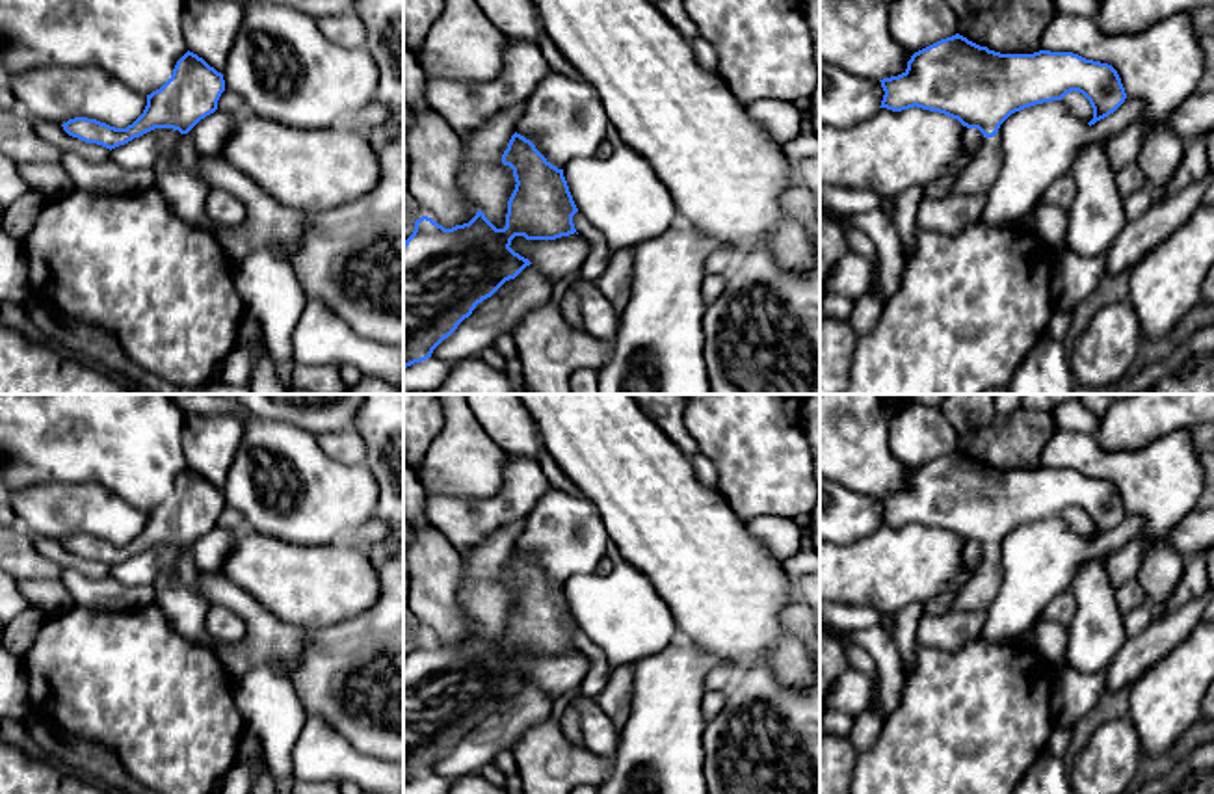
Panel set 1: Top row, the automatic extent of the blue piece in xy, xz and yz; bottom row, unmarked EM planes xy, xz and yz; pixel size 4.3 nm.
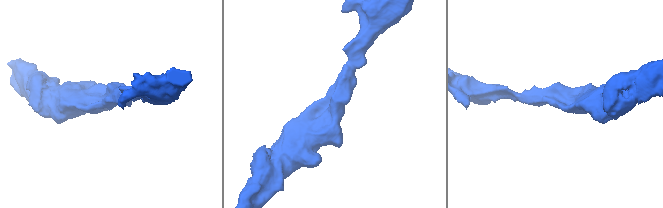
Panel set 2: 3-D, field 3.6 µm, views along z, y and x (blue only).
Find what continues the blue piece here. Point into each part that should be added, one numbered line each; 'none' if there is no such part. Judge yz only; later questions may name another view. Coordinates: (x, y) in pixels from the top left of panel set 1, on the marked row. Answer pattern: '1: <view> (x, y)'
1: yz (982, 172)

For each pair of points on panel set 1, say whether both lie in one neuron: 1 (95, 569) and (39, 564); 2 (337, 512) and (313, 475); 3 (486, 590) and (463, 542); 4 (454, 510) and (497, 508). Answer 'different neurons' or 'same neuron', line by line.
1: different neurons
2: same neuron
3: different neurons
4: same neuron

